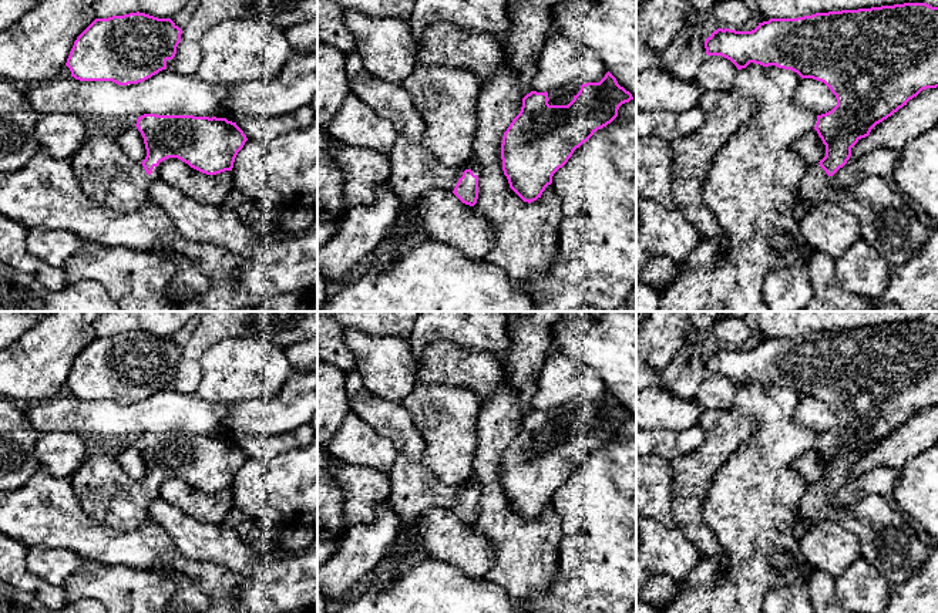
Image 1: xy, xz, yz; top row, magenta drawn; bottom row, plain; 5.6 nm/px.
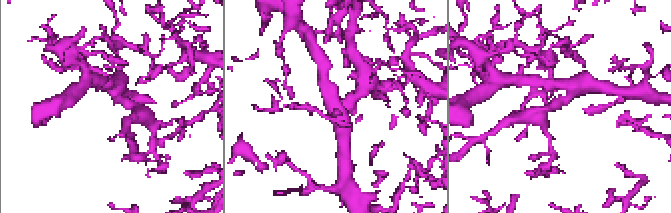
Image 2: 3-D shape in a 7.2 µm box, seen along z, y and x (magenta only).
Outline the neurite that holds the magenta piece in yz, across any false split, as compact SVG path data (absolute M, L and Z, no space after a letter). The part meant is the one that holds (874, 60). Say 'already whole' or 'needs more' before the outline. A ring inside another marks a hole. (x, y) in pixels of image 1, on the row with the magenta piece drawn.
needs more; M904 3L858 10L816 13L797 18L770 18L759 23L752 31L717 28L705 41L707 55L722 55L730 60L737 70L750 63L763 67L776 65L791 70L801 78L824 82L837 98L837 105L817 115L814 129L826 145L826 156L808 165L796 191L796 203L816 208L826 202L843 206L858 219L861 239L892 267L911 262L931 238L931 229L924 226L907 202L888 185L885 178L870 176L847 191L834 191L830 178L843 168L851 156L851 148L870 135L871 129L907 105L922 90L938 87L938 7L927 3Z

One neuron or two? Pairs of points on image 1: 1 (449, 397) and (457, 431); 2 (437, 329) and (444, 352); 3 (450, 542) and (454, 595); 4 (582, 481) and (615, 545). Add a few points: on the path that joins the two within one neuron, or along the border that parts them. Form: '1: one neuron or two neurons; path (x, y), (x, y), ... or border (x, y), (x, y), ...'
1: one neuron; path (449, 406), (451, 423)
2: two neurons; border (473, 349), (433, 342), (419, 366)
3: two neurons; border (433, 558), (441, 559), (470, 576), (483, 578)
4: one neuron; path (598, 497), (615, 514), (615, 529)

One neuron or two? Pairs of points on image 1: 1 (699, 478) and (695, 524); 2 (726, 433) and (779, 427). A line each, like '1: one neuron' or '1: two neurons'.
1: one neuron
2: two neurons

